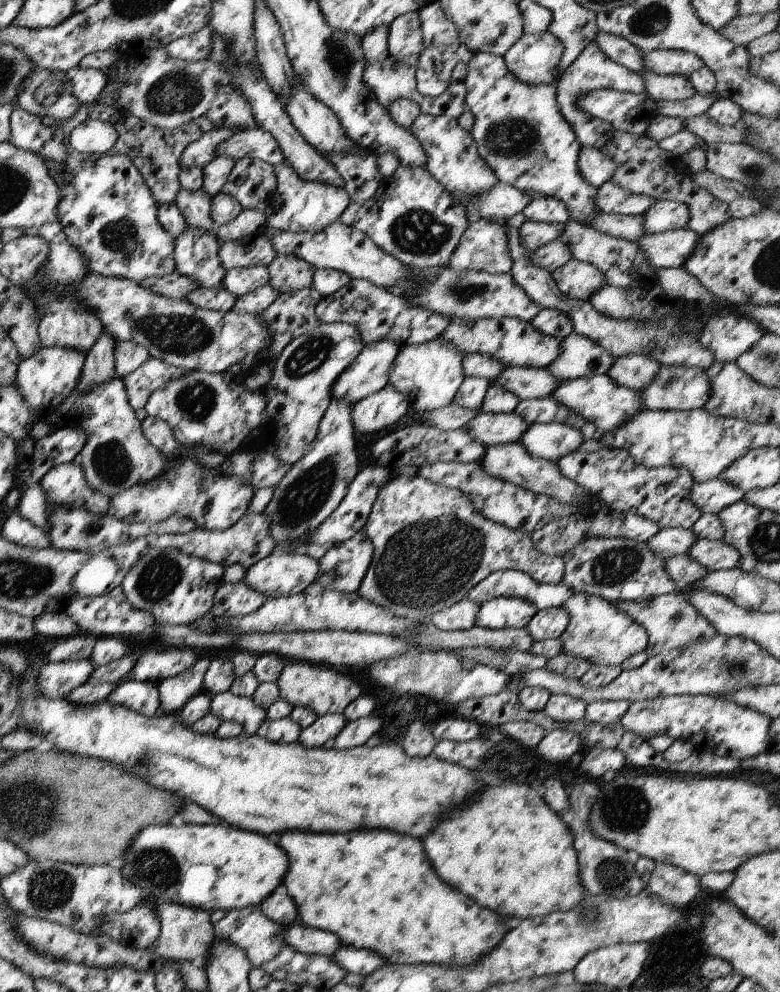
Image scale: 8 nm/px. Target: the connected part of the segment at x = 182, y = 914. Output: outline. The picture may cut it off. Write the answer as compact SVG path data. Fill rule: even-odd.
M162 902L152 905L155 916L159 919L159 938L147 950L151 954L159 954L159 957L169 961L191 962L191 960L205 959L209 954L209 948L213 944L214 932L212 930L209 915L206 911L197 910L194 907L180 905L173 902Z

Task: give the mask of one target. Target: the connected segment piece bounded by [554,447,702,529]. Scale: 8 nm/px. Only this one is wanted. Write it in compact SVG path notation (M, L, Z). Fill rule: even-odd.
M601 447L591 453L576 450L554 464L561 477L583 488L589 495L597 496L599 502L610 510L637 514L655 522L660 528L691 529L702 516L690 500L694 483L686 469L669 466L647 469L634 465L627 451L612 447Z

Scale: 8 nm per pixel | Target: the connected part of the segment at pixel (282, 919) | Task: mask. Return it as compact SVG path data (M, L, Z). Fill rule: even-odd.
M279 884L261 904L261 912L279 926L291 925L297 918L297 906L291 900L283 884Z

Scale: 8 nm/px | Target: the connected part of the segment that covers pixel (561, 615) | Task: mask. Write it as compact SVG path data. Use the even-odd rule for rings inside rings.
M561 607L539 609L527 623L529 636L534 642L555 640L565 630L569 622L567 610Z

